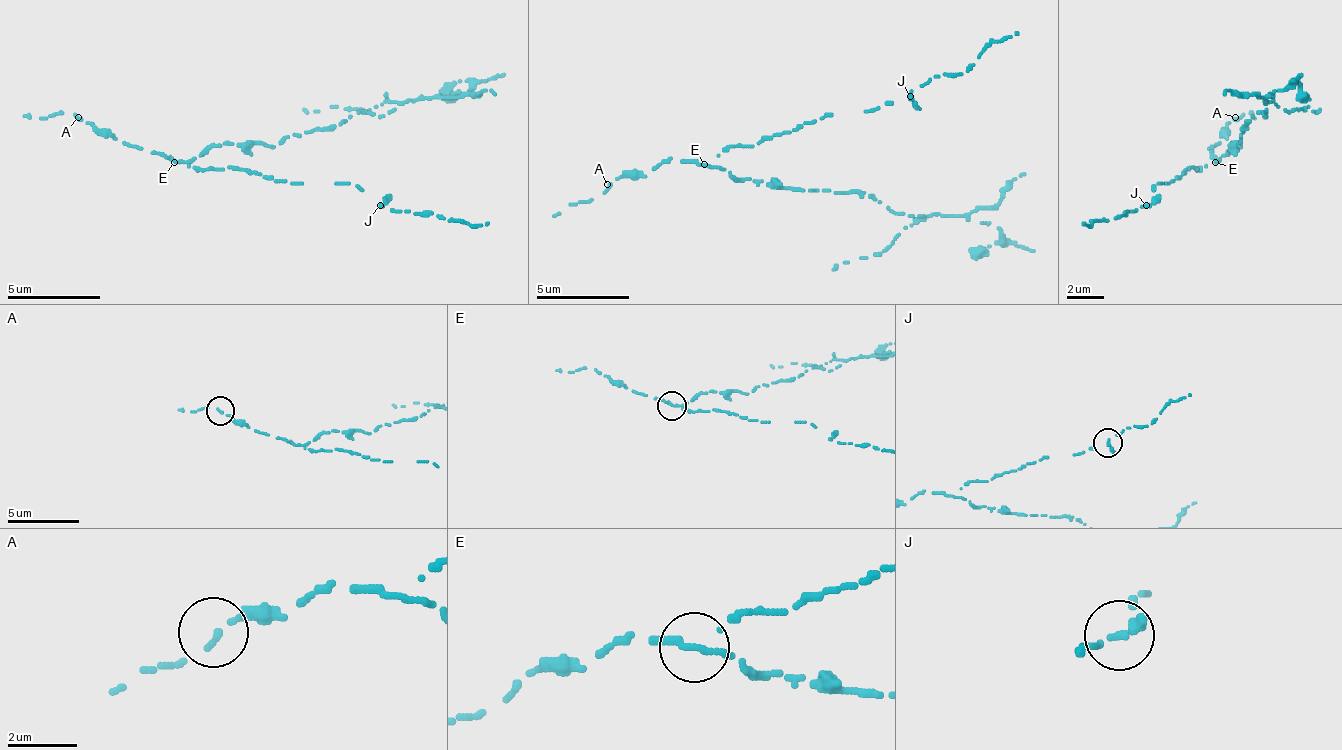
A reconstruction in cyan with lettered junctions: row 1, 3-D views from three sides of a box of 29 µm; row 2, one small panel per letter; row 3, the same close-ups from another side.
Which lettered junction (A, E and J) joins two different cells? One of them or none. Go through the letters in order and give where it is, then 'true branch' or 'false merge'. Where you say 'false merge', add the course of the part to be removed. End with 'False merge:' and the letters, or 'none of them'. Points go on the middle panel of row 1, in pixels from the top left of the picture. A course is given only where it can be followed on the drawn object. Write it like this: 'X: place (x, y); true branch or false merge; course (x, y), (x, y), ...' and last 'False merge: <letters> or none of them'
A: place (607, 184); true branch
E: place (704, 164); false merge; course (705, 166), (719, 166), (742, 180), (835, 194), (863, 194), (891, 212), (998, 226), (994, 245), (975, 254)
J: place (910, 96); true branch
False merge: E

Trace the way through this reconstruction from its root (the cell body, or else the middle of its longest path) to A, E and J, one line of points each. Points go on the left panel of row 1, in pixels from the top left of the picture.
A: (190, 163), (176, 163), (152, 149), (138, 149), (124, 140), (101, 135), (83, 117), (78, 117)
E: (190, 163), (176, 163)
J: (190, 163), (194, 168), (241, 168), (245, 173), (259, 173), (278, 182), (348, 182), (380, 205)

